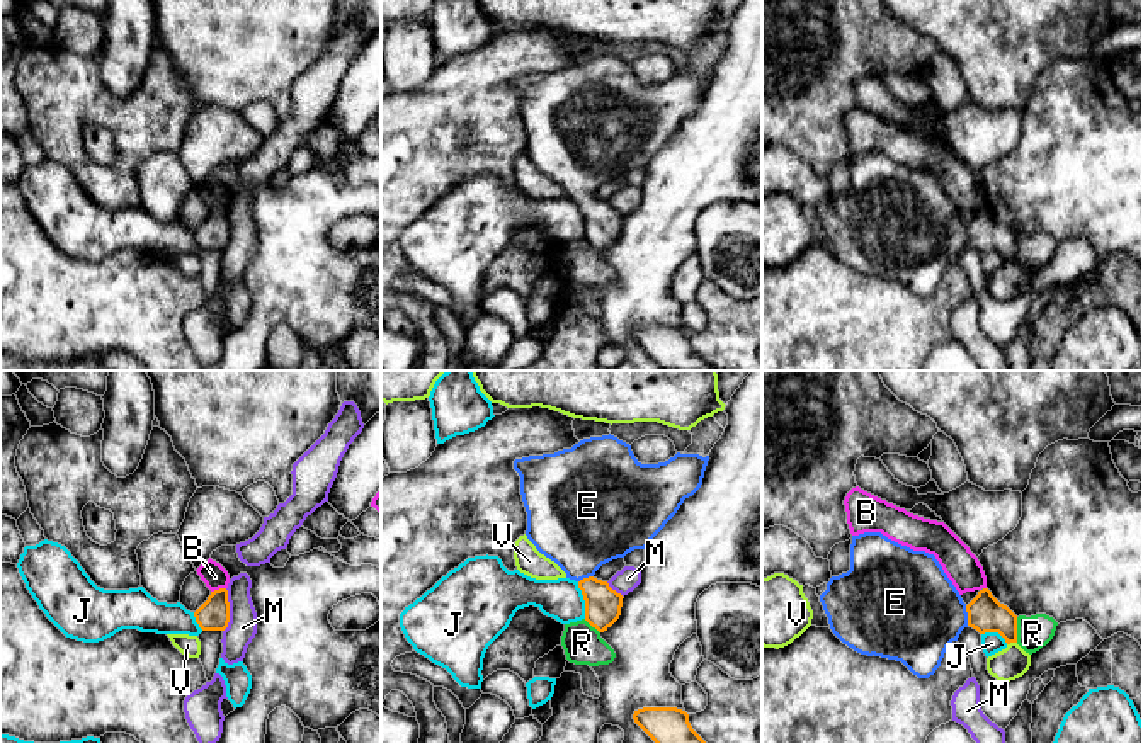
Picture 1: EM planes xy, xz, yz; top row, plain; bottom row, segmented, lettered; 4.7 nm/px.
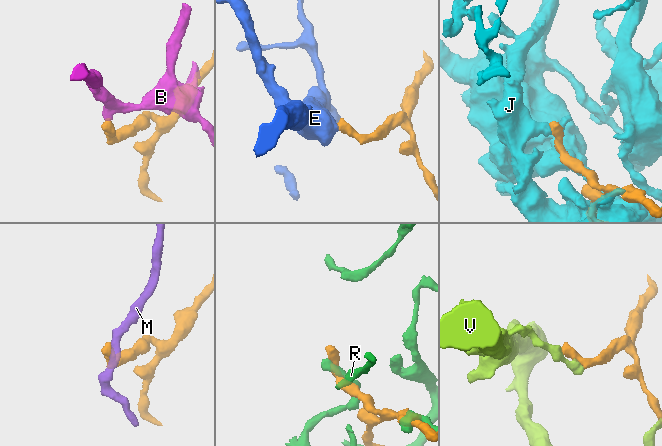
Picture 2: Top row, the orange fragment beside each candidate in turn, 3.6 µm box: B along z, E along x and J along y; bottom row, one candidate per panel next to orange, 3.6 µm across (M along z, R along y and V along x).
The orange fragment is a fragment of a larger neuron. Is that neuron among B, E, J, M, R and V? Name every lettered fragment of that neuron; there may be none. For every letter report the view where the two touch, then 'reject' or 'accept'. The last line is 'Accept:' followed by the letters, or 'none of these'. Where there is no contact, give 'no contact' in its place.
B: xy | reject
E: yz | accept
J: xz | reject
M: xy | reject
R: yz | reject
V: yz | reject
Accept: E

